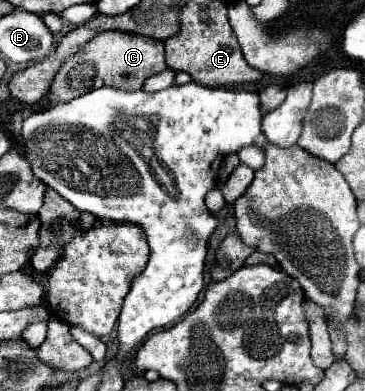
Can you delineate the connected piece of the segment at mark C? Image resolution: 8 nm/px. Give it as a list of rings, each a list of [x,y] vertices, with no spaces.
[[[117,30],[99,32],[87,44],[83,44],[79,52],[73,54],[73,58],[69,58],[59,68],[45,98],[49,106],[55,106],[55,104],[69,102],[77,96],[83,96],[85,92],[91,92],[93,88],[101,88],[101,86],[111,86],[111,88],[133,92],[133,90],[139,90],[149,76],[163,72],[165,68],[167,64],[165,64],[163,42],[157,42],[145,36],[131,36]]]

